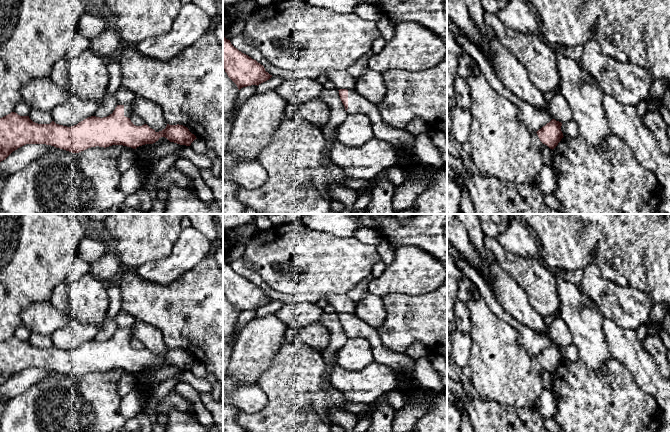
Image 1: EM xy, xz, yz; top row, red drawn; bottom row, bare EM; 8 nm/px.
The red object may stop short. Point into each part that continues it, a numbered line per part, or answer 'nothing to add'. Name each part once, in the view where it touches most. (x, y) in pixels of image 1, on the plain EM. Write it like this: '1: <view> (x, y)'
1: xz (401, 363)

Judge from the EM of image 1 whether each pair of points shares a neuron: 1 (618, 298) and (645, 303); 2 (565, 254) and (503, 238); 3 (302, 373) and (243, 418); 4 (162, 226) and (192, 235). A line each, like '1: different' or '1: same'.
1: same
2: different
3: same
4: different

